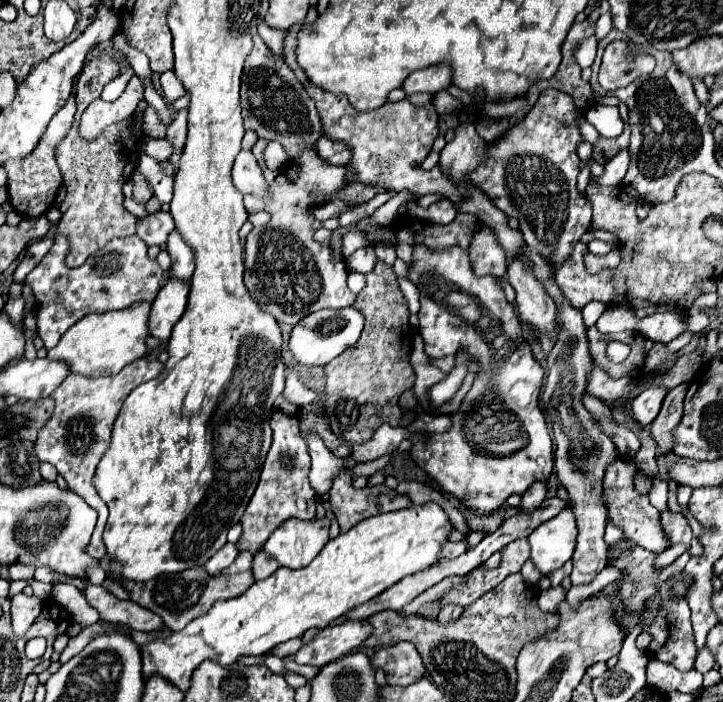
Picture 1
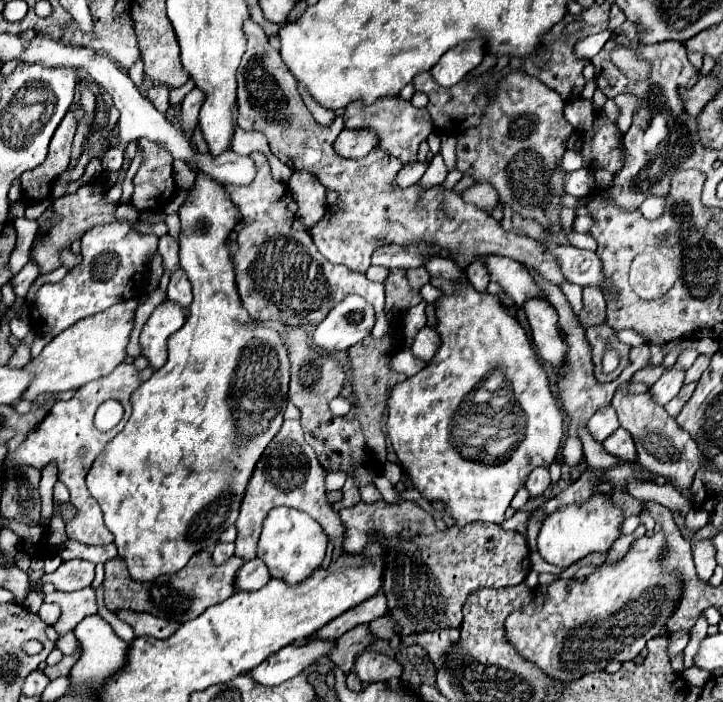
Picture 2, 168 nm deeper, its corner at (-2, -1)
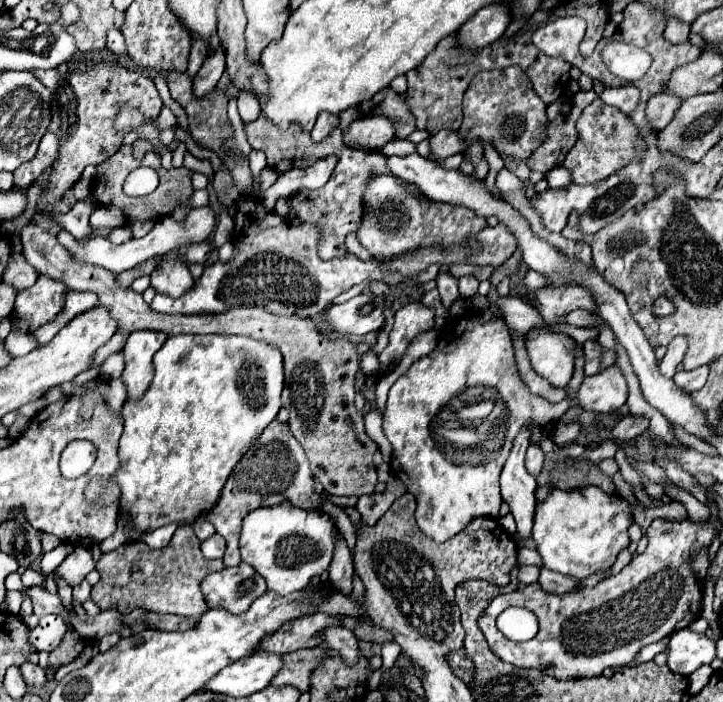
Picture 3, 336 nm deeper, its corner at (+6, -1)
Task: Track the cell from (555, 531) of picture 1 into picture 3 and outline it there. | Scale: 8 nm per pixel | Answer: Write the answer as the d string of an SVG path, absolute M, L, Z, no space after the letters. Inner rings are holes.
M587 486L583 490L553 488L537 506L533 540L545 568L573 576L575 580L585 580L613 566L617 554L631 544L627 536L631 524L631 504L617 494L605 494L597 486Z

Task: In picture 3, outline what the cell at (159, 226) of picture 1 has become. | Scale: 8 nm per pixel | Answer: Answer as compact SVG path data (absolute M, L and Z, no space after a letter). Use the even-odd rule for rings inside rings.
M178 250L168 252L166 260L155 268L157 282L151 282L151 288L155 288L157 294L165 294L171 298L183 296L193 286L193 278L189 274L187 265L177 260Z

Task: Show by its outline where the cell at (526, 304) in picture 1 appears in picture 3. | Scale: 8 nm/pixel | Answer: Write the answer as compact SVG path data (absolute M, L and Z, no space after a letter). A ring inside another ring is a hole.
M537 330L527 338L527 352L531 358L531 368L551 382L555 388L567 388L577 356L577 342L569 336L547 332L537 334Z

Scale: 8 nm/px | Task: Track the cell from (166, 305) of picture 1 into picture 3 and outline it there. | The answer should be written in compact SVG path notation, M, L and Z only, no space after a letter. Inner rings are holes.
M139 330L129 334L123 348L125 370L121 380L127 388L127 400L139 400L153 380L153 354L163 346L165 334L153 330Z

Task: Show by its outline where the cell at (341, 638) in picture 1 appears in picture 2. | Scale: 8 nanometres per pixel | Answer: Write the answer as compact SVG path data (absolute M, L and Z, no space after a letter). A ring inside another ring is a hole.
M311 638L303 644L289 644L281 648L277 654L271 654L261 666L253 668L249 674L255 682L263 686L277 686L297 674L301 674L305 668L315 664L319 658L327 656L335 648L337 640L321 640Z

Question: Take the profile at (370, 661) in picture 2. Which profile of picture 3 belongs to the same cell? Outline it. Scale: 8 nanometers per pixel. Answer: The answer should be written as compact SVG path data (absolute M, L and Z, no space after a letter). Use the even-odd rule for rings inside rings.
M331 626L331 628L325 628L321 632L321 636L323 636L323 646L339 652L349 666L353 666L353 662L357 662L359 646L357 646L357 638L351 630L347 630L343 626Z

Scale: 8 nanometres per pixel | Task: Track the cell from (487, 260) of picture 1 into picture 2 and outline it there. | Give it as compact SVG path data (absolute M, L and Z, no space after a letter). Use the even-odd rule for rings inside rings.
M481 258L471 262L469 268L465 270L465 274L467 274L467 280L473 284L475 290L485 290L487 288L489 272L487 272L487 266L485 266L485 262Z

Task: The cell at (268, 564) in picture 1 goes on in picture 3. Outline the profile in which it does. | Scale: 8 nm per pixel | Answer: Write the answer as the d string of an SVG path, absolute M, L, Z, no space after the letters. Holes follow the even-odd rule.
M245 562L235 568L207 574L201 580L201 592L207 606L225 608L231 614L247 612L253 598L259 598L265 590L265 580Z

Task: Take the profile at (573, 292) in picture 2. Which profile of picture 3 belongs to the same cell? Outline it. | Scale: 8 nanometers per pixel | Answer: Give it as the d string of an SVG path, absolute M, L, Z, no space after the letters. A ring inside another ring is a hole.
M528 269L524 276L523 282L528 289L536 290L545 286L546 279L542 274Z

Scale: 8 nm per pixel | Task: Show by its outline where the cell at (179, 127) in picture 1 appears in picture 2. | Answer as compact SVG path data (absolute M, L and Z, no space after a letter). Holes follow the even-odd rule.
M193 88L181 102L181 110L179 110L179 122L181 122L181 130L185 132L193 132L197 128L197 116L199 116L199 108L203 104L203 94L201 90Z

